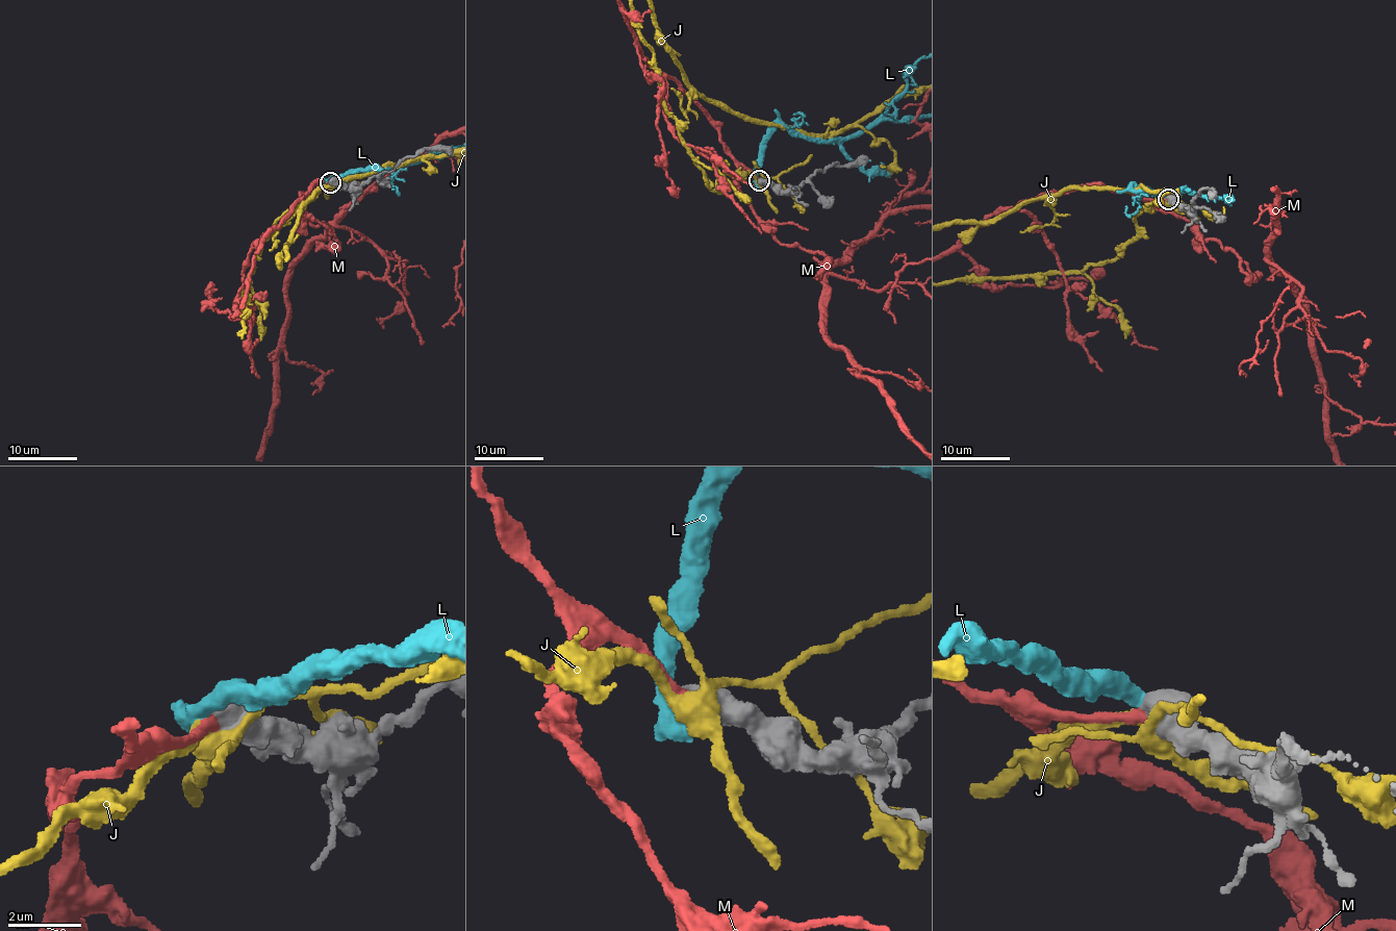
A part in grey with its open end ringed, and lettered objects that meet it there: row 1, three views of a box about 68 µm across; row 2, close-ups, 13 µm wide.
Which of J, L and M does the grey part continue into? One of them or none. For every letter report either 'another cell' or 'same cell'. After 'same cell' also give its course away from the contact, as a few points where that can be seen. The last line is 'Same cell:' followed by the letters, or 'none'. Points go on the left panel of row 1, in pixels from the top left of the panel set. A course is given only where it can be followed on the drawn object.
J: another cell
L: another cell
M: same cell
Same cell: M

